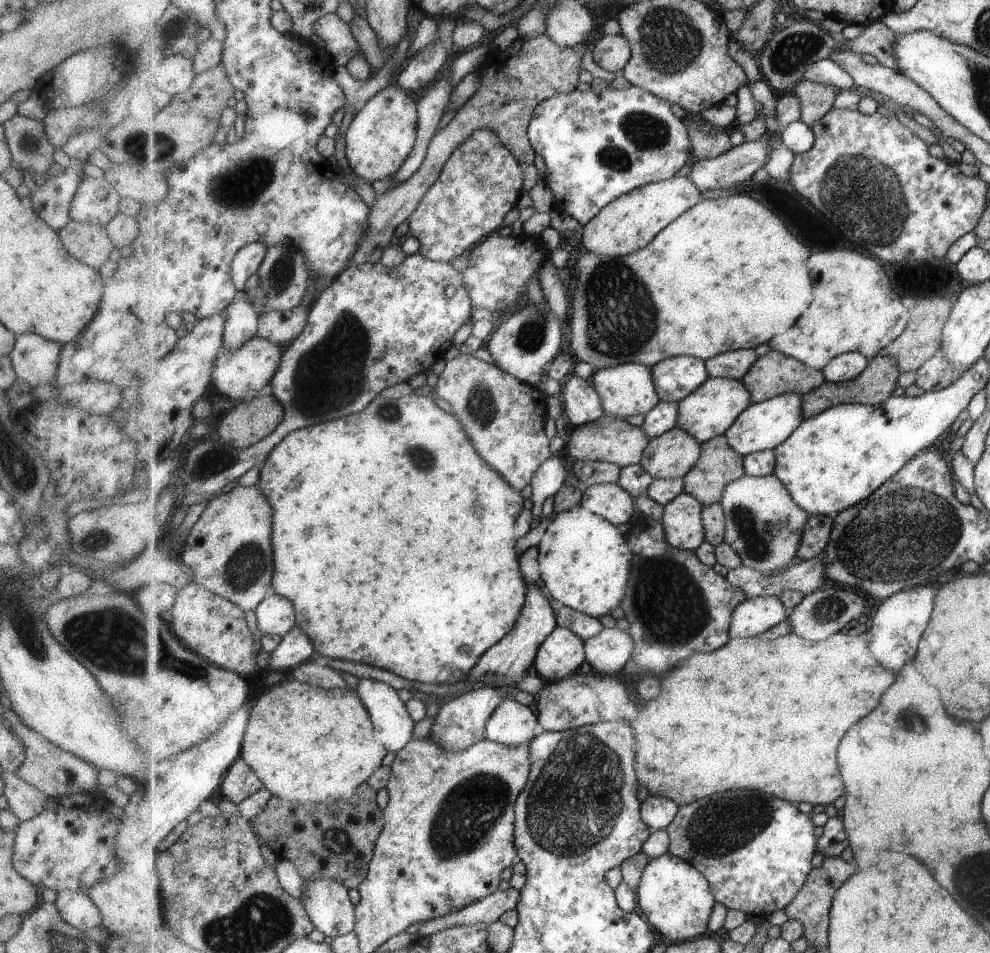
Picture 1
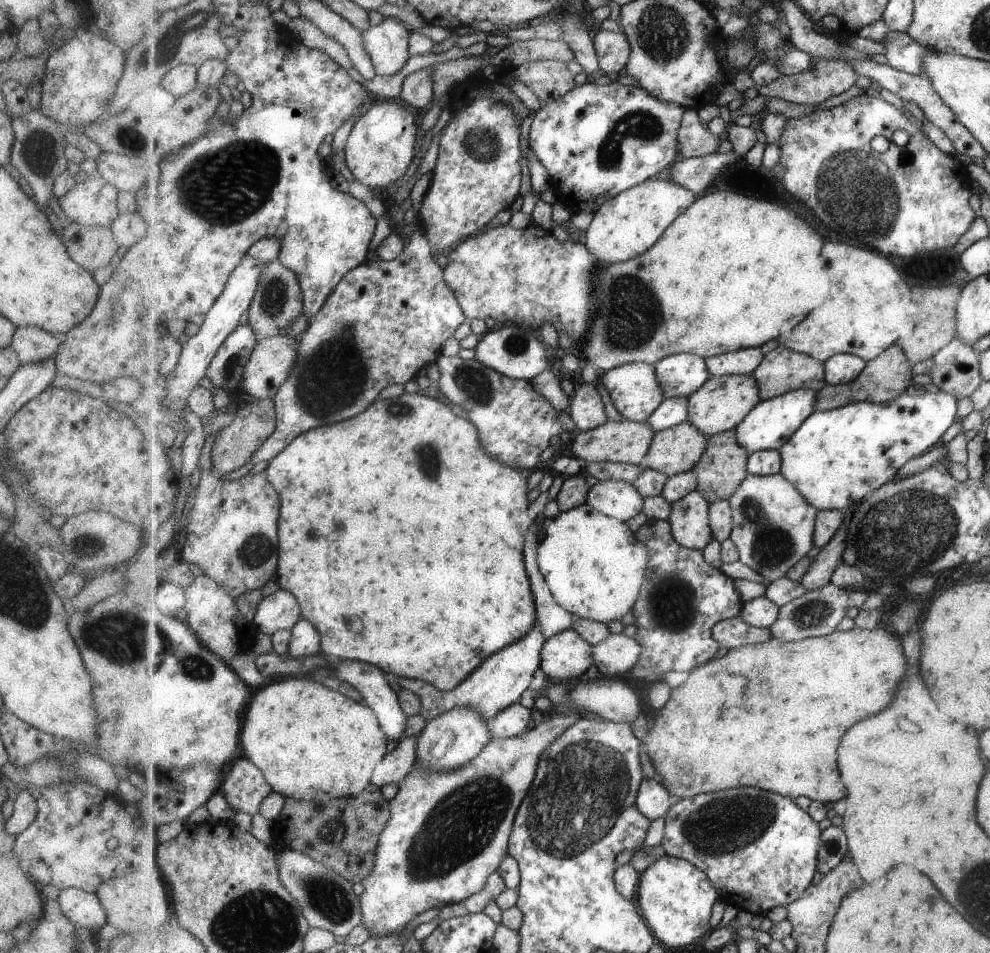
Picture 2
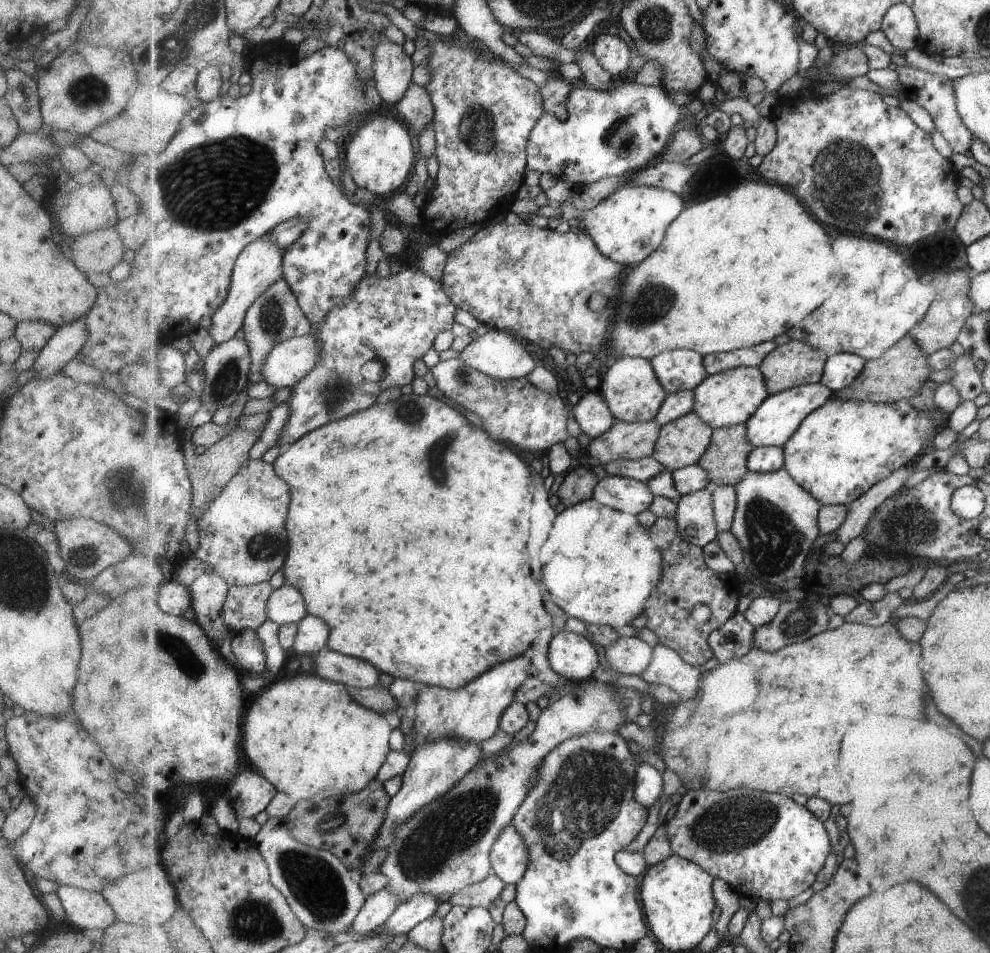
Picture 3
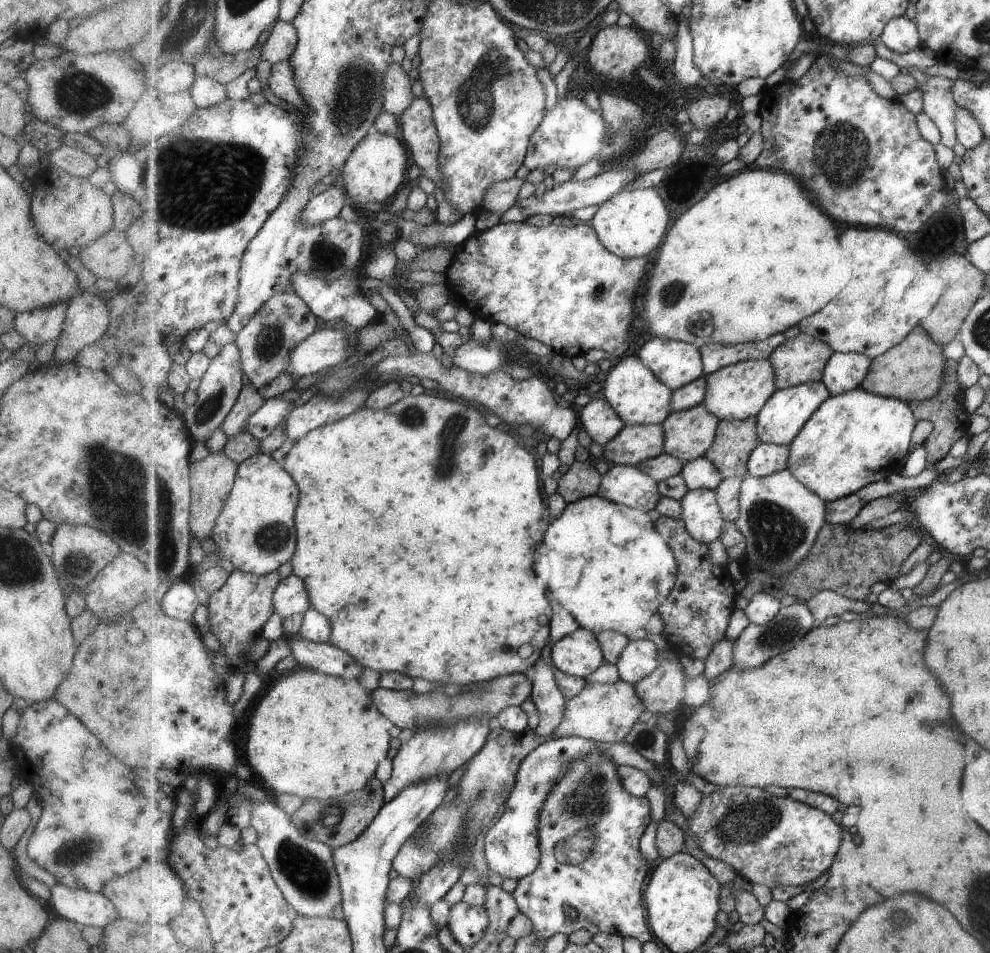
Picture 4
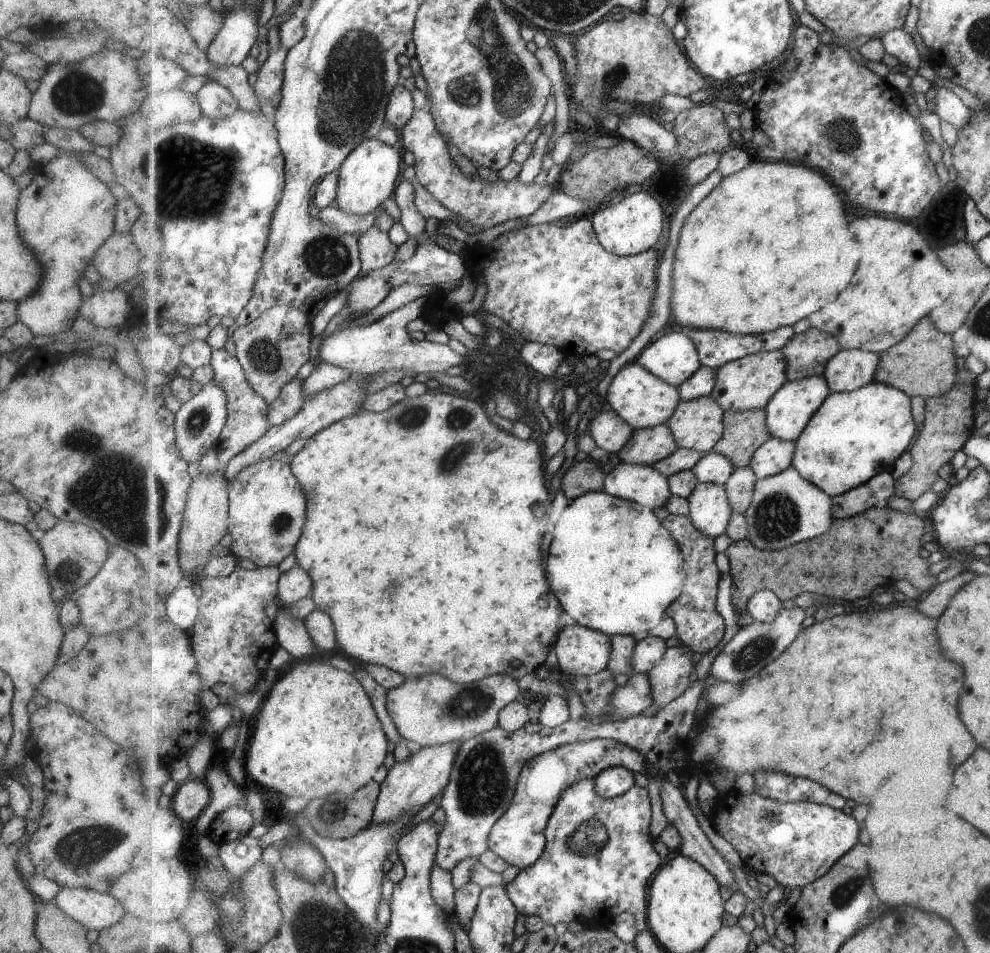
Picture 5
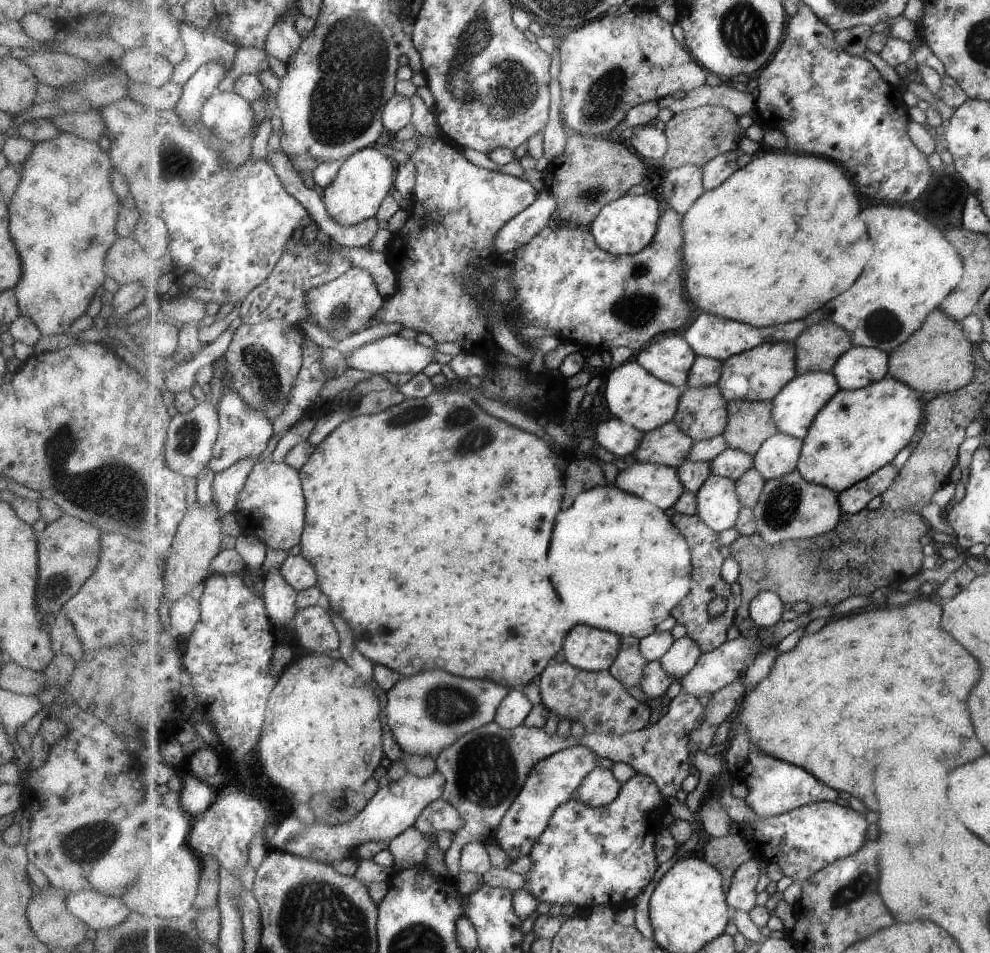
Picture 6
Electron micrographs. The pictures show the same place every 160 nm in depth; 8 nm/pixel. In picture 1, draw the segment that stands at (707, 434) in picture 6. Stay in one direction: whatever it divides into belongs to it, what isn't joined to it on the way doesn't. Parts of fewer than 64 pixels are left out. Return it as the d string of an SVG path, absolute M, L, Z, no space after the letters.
M679 426L650 439L640 462L653 478L678 479L699 462L702 443Z

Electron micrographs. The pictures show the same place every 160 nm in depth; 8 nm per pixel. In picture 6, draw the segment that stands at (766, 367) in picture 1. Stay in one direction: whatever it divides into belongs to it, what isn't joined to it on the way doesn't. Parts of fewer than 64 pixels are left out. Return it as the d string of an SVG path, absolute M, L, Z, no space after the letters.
M829 319L807 327L795 344L799 375L815 371L831 373L838 360L855 345L850 332Z

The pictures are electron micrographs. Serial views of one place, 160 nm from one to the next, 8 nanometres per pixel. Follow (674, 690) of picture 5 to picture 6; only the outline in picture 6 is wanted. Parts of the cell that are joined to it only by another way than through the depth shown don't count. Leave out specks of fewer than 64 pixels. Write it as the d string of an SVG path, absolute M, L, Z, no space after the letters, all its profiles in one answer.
M685 634L673 643L673 646L660 658L660 661L668 675L681 682L682 678L696 667L702 654L699 644Z

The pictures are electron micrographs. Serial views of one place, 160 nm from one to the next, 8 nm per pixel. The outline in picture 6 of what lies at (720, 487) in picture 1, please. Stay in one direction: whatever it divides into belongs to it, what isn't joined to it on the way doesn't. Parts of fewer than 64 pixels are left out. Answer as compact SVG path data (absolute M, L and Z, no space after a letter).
M735 399L729 402L729 409L730 420L724 435L730 447L743 449L754 457L767 440L779 432L778 424L774 419L773 401Z

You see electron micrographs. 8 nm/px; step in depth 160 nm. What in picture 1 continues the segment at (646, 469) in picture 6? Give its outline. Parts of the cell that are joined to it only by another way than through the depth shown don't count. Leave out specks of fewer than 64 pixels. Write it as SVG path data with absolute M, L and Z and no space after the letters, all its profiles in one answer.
M619 483L591 485L584 492L582 505L617 526L629 523L637 510L637 500Z

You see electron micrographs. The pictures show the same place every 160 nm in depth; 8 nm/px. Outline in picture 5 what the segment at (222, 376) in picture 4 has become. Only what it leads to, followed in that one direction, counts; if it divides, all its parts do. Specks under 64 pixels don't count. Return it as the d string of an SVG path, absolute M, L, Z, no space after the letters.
M211 382L203 386L189 402L174 405L176 432L180 455L187 462L199 461L209 448L215 448L228 419L228 396L226 390Z

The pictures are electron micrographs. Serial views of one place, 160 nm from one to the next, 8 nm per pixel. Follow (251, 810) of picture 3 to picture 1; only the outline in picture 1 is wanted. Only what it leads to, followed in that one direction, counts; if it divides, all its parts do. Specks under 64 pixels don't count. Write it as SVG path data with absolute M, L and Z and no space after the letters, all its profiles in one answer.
M239 757L228 770L221 792L239 806L263 787L264 782L257 776L257 773L245 762L243 757Z

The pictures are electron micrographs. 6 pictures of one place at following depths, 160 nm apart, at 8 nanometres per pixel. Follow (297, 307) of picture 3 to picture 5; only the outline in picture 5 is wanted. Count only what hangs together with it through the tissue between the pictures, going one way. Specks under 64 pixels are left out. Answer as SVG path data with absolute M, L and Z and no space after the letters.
M274 306L255 322L232 330L235 355L241 361L247 380L269 404L279 398L283 387L297 379L301 367L311 361L314 334L313 318L308 313L297 307Z

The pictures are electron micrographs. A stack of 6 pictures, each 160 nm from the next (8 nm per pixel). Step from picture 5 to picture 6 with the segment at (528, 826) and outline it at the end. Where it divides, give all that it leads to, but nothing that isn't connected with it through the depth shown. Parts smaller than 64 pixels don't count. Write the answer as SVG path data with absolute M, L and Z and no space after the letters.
M585 745L573 746L556 752L535 766L523 790L518 794L518 798L503 817L502 825L495 836L498 845L511 858L511 861L514 862L532 853L534 844L549 826L555 811L575 796L583 779L598 767L599 757Z

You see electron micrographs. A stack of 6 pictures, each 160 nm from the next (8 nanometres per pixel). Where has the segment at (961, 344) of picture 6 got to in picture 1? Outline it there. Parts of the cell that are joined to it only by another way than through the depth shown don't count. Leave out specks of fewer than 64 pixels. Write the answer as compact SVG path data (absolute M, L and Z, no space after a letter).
M877 355L869 360L869 366L857 378L841 383L827 380L821 387L802 395L805 418L811 418L825 412L827 409L841 403L865 403L876 405L885 403L891 398L893 390L898 386L898 380L903 372L900 370L896 356Z

